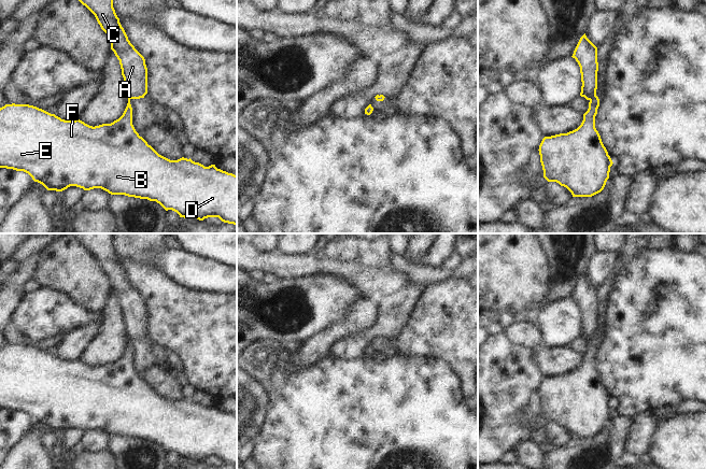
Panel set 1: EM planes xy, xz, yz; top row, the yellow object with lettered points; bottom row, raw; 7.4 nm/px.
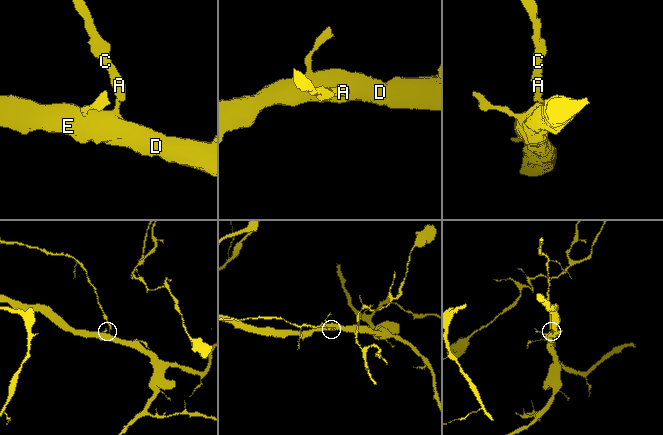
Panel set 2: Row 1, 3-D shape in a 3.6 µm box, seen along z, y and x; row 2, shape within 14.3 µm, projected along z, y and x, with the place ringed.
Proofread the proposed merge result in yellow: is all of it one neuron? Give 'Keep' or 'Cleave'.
Cleave.

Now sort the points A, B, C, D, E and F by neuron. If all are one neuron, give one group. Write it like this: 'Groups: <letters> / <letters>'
Groups: A C / B D E F.

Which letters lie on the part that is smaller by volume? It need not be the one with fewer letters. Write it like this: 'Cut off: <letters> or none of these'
Cut off: A, C.

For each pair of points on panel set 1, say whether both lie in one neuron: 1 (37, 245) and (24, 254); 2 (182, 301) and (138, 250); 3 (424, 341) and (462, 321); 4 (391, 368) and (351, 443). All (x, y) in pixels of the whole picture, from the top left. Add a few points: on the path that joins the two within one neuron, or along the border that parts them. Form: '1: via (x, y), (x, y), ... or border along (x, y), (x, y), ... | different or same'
1: via (33, 245), (27, 251) | same
2: border along (128, 260), (141, 263), (159, 270) | different
3: via (434, 331), (446, 323), (452, 323) | same
4: via (391, 386), (391, 403), (369, 425) | same

